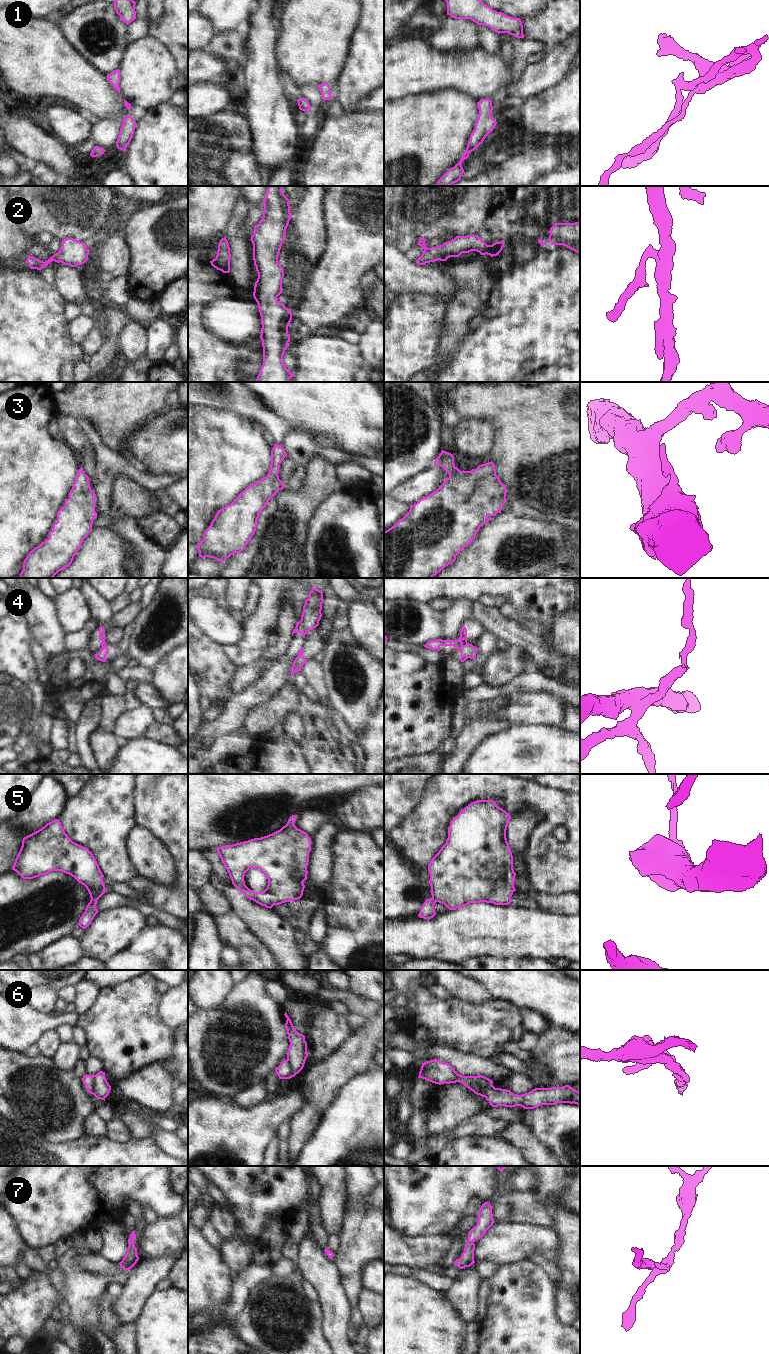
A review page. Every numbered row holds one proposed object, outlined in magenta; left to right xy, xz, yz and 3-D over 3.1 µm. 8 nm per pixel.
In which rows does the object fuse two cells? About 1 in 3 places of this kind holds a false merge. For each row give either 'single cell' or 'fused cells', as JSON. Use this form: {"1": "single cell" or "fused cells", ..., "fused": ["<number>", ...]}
{"1": "single cell", "2": "single cell", "3": "single cell", "4": "fused cells", "5": "fused cells", "6": "fused cells", "7": "single cell", "fused": ["4", "5", "6"]}

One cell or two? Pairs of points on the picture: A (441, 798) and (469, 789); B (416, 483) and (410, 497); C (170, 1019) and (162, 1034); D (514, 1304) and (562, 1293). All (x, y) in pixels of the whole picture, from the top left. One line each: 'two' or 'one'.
A: one
B: one
C: two
D: two

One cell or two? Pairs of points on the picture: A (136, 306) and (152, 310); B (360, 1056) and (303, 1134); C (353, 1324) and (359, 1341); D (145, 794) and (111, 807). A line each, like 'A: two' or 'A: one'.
A: one
B: one
C: one
D: two

